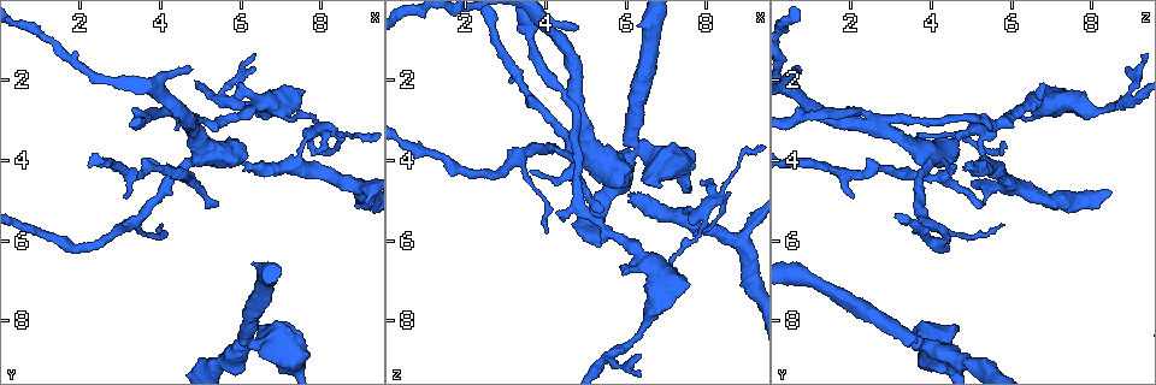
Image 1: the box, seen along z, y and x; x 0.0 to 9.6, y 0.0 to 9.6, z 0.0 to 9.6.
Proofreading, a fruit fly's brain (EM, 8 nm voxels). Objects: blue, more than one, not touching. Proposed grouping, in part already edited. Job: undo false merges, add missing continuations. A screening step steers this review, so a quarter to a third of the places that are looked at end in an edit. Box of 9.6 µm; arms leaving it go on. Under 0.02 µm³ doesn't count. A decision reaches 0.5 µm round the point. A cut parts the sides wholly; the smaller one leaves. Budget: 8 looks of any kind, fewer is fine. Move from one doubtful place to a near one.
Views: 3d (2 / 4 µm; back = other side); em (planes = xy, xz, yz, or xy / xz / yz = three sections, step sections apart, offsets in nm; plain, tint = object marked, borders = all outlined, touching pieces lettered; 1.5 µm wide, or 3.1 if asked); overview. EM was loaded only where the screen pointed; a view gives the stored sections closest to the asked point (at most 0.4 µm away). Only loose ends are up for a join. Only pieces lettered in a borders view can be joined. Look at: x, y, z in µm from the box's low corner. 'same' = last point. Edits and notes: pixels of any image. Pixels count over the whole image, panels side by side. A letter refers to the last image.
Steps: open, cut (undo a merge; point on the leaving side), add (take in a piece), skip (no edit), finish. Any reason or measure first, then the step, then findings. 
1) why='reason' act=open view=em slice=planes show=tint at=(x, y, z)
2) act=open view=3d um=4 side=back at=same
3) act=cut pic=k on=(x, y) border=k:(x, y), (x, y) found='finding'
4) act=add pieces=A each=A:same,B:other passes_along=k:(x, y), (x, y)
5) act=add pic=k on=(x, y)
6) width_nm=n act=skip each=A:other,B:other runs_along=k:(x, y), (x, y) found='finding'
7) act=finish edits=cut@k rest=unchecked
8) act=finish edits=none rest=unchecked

why='thick end' act=open view=em slice=yz step=4 show=tint at=(5.90, 2.15, 6.80)

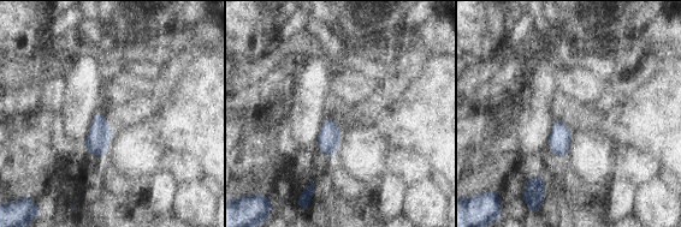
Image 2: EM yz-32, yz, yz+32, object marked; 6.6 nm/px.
why='cut it another way' act=open view=em slice=planes show=borders at=same

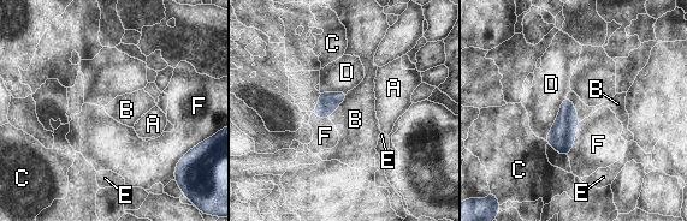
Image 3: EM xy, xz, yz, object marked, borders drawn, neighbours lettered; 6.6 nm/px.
act=skip each=A:other,B:other,C:other,D:other,E:other,F:other border=3:(579, 123), (573, 147), (567, 155) found='none of them fits'

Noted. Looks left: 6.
act=open view=em slice=planes show=borders at=(3.60, 4.00, 4.25)

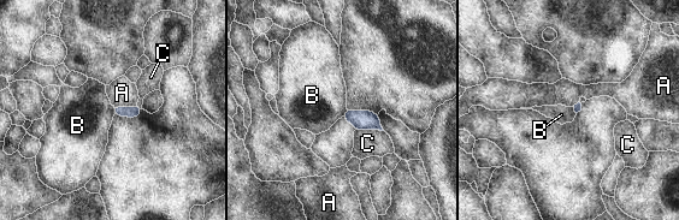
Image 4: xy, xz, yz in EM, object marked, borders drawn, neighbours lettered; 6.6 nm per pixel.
act=skip each=A:other,B:other,C:other found='none of them fits'

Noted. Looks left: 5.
why='branch point' act=open view=em slice=xy step=8 show=plain at=(6.40, 8.60, 3.90)

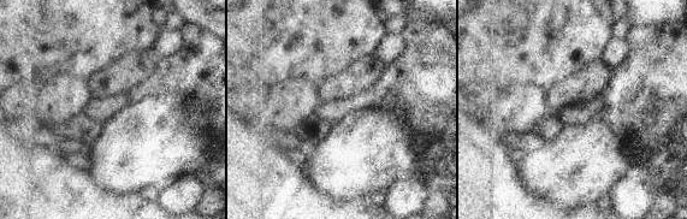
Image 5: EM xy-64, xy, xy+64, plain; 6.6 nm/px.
why='see the neighbours' act=open view=em slice=xy step=8 show=borders at=same

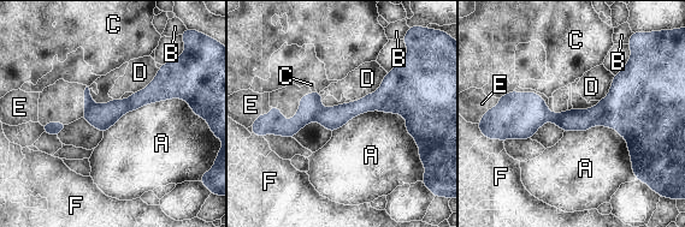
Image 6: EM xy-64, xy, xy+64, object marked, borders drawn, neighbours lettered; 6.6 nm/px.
width_nm=110 act=cut pic=6 on=(332, 118) each=A:other,B:other,C:other,D:other,E:other,F:other part_leaving=6:(413, 111), (368, 102), (319, 118) found='a second cell is stuck on'

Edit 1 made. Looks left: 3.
act=finish edits=cut@6 rest=unchecked

